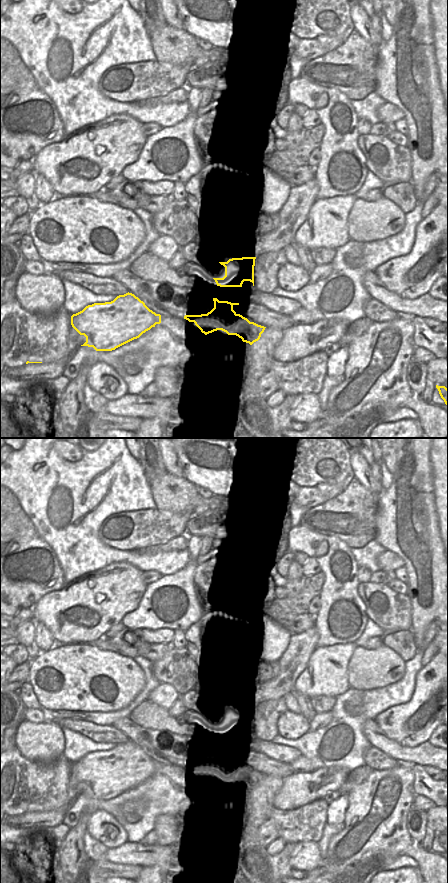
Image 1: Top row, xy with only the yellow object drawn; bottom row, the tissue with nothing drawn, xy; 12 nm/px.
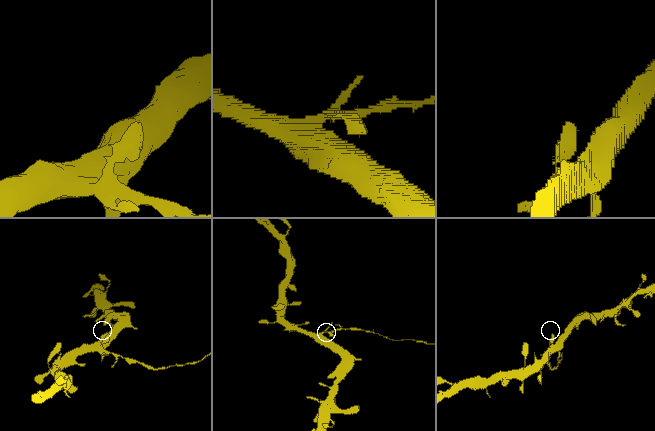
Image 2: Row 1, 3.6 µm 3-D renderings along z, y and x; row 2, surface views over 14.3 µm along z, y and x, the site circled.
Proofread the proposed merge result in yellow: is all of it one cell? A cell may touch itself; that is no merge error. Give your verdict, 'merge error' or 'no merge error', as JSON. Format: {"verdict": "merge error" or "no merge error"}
{"verdict": "merge error"}

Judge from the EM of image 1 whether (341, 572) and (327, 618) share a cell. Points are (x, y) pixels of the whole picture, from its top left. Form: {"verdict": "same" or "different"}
{"verdict": "same"}

